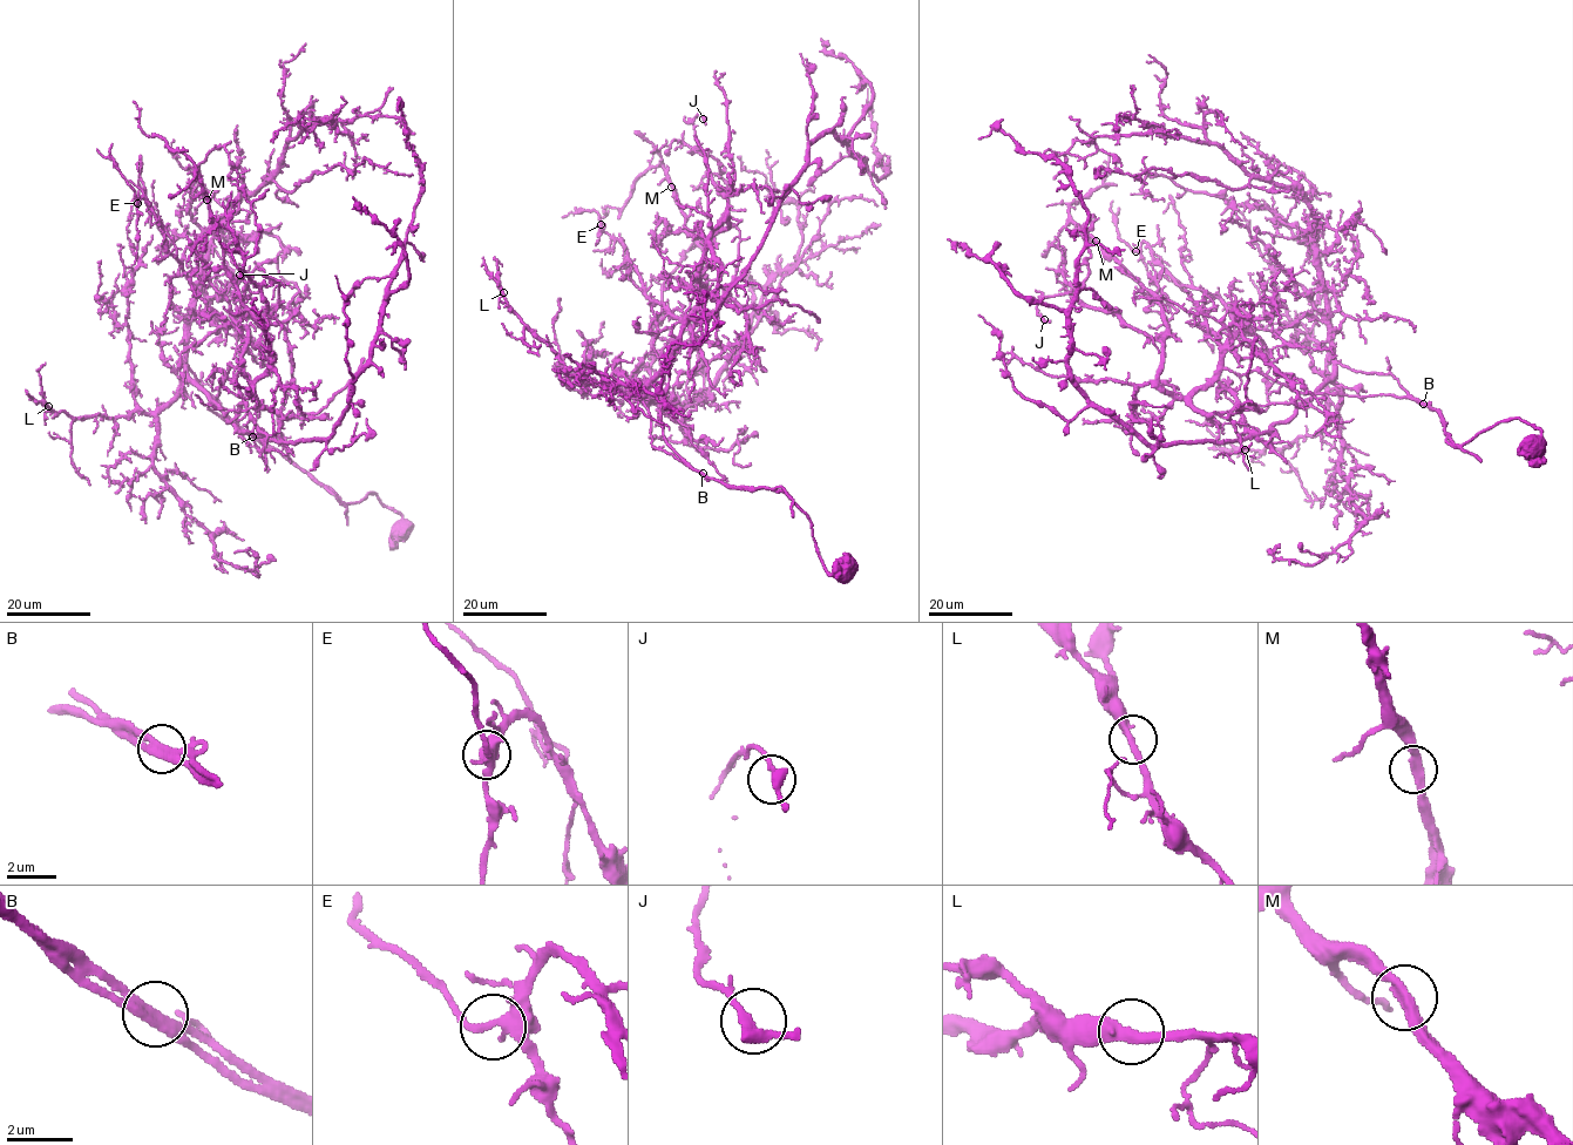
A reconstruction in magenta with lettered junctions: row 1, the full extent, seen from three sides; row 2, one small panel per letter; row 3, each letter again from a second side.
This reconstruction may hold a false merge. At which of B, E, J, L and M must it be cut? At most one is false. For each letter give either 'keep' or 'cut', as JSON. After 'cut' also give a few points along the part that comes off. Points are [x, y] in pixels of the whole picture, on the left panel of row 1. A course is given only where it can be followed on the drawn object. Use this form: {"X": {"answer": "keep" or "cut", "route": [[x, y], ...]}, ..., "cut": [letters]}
{"B": {"answer": "cut", "route": [[253, 437], [208, 406], [230, 364], [258, 379], [269, 334], [224, 265], [195, 163], [148, 136], [133, 101]]}, "E": {"answer": "keep"}, "J": {"answer": "keep"}, "L": {"answer": "keep"}, "M": {"answer": "keep"}, "cut": ["B"]}

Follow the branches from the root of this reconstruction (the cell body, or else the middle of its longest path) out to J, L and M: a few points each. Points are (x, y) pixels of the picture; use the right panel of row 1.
J: (1531, 447), (1518, 418), (1457, 446), (1417, 400), (1256, 371), (1171, 395), (1113, 313), (1044, 319)
L: (1531, 447), (1540, 431), (1518, 418), (1457, 446), (1392, 375), (1337, 363), (1336, 419), (1245, 449)
M: (1531, 447), (1518, 418), (1457, 446), (1417, 400), (1256, 371), (1171, 395), (1160, 302), (1096, 241)

